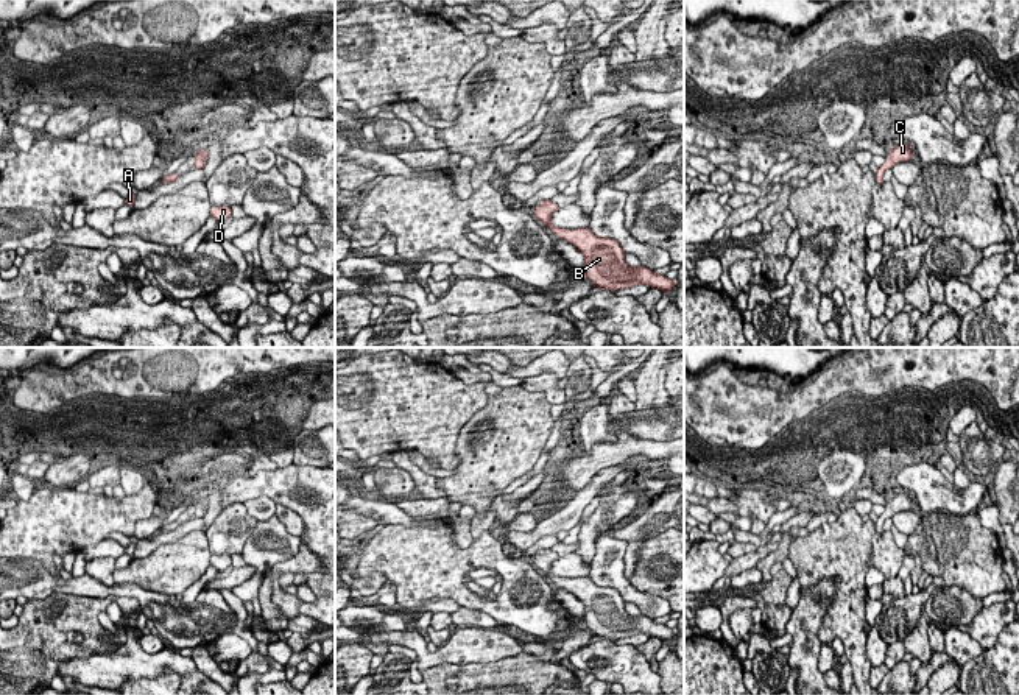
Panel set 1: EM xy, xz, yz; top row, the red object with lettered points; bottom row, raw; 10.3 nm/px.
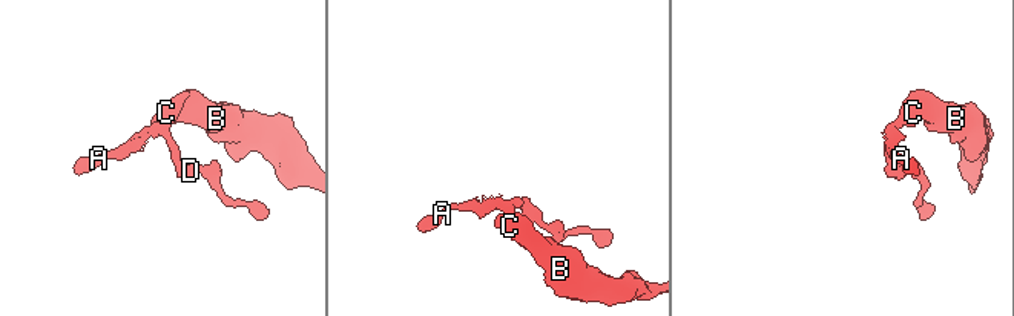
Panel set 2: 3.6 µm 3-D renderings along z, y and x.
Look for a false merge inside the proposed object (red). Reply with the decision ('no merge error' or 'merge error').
no merge error

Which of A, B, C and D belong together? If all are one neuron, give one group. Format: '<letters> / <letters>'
A B C D

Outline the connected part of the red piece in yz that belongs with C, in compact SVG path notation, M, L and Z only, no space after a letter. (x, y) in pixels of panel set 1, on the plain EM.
M908 492L896 494L891 500L888 500L885 511L877 517L876 531L879 534L882 534L883 522L887 519L891 519L891 516L899 513L899 511L907 511L907 510L911 510L911 508L913 508L913 500L911 500Z

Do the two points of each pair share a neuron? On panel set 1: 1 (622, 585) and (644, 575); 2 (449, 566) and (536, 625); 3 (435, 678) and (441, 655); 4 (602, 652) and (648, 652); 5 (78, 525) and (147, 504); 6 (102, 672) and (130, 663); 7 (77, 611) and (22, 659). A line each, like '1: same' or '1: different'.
1: different
2: same
3: different
4: different
5: same
6: same
7: same

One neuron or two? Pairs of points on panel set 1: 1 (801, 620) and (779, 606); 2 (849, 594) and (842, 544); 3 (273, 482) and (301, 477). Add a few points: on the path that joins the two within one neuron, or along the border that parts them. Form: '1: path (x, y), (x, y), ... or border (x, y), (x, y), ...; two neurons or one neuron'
1: border (792, 611), (786, 631); two neurons
2: path (849, 582), (846, 557); one neuron
3: path (279, 482), (295, 482); one neuron

